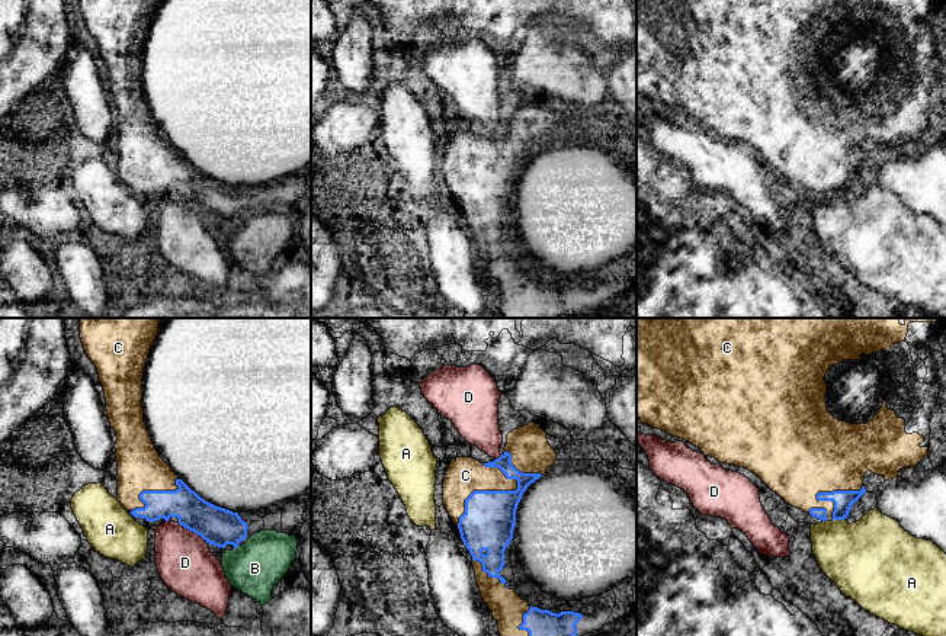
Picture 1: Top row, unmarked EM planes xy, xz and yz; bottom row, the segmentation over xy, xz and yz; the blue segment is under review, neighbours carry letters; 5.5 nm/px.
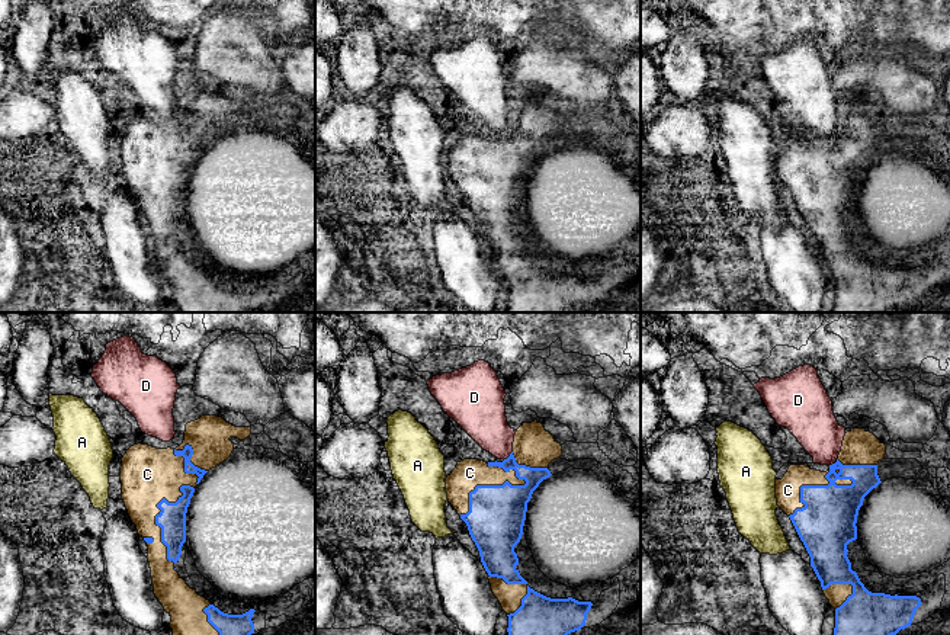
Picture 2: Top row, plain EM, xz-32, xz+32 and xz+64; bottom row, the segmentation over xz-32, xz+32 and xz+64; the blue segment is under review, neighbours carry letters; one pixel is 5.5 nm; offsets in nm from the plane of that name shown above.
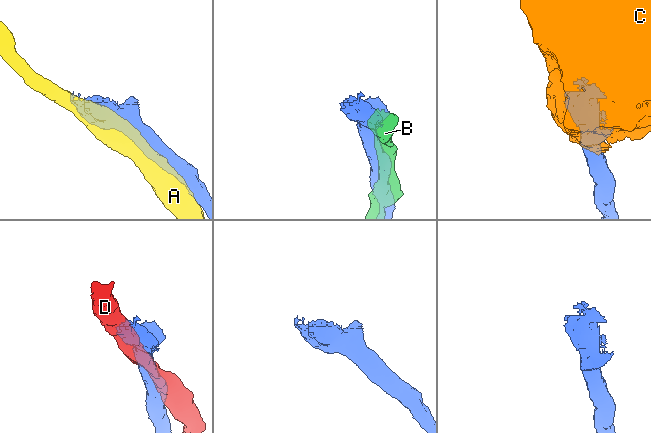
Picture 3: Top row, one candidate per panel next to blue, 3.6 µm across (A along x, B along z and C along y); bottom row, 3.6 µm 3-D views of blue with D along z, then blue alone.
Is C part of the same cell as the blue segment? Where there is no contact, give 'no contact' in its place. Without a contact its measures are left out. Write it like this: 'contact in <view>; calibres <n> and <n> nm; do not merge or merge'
contact in xz; calibres 280 and 200 nm; merge

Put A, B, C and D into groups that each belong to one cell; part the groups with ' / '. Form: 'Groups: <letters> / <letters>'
Groups: A / B / C / D

